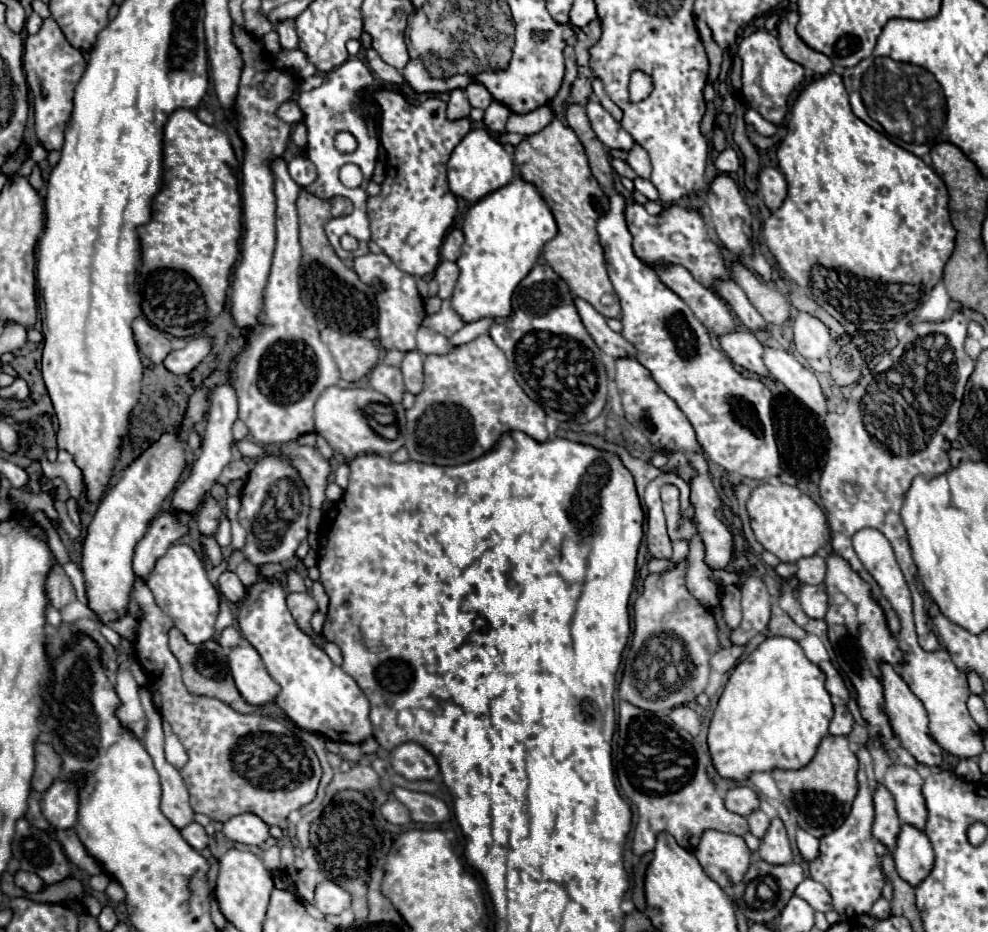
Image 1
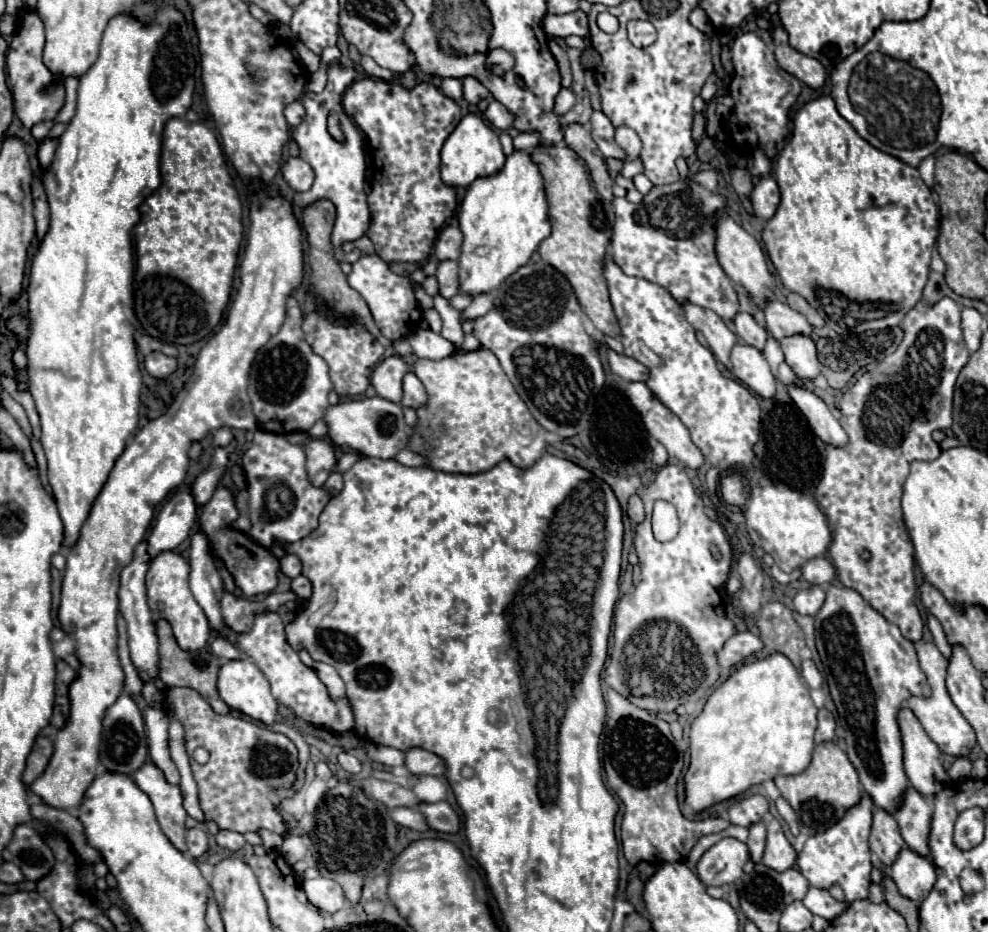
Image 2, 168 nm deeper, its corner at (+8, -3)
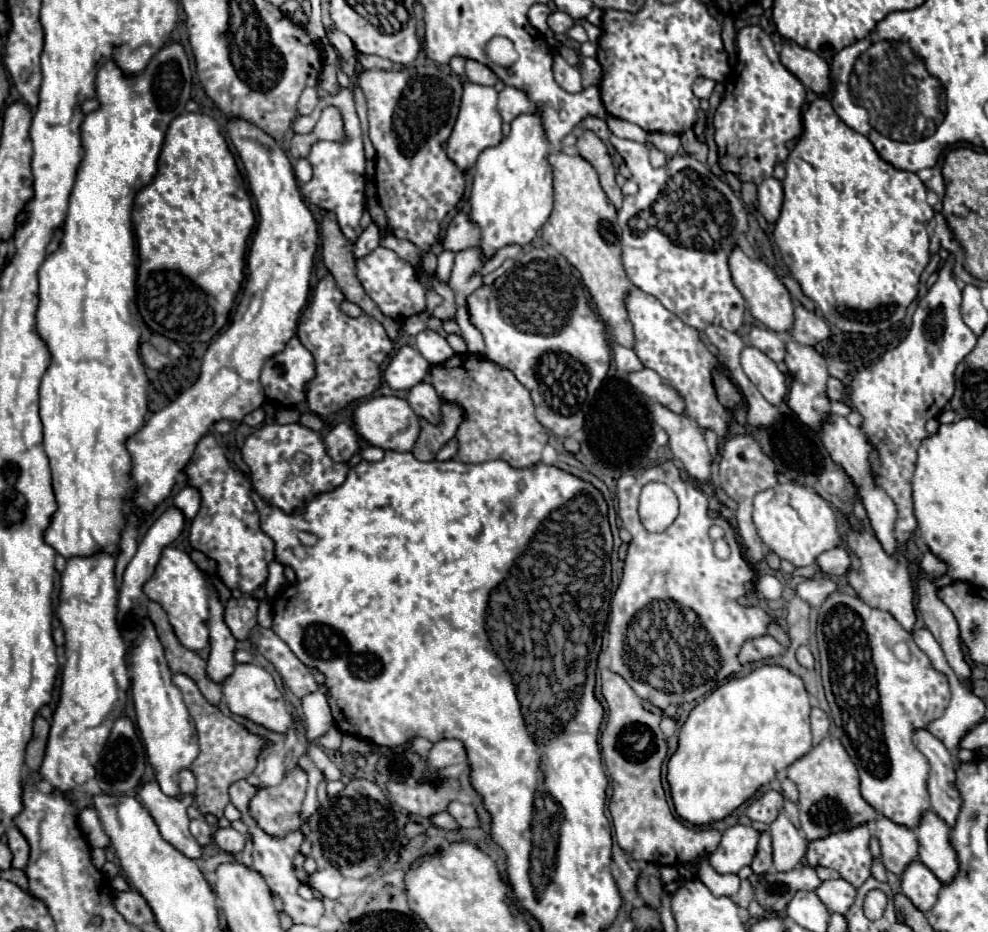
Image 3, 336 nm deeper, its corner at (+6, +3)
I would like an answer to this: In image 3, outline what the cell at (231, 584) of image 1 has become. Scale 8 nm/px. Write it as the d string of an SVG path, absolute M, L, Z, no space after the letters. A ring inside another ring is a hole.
M231 597L225 605L225 621L235 639L247 639L249 631L257 625L257 597Z

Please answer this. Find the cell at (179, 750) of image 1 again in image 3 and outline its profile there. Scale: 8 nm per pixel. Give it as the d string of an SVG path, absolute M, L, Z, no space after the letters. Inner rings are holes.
M189 769L179 771L179 789L181 789L181 793L193 793L195 791L195 777Z

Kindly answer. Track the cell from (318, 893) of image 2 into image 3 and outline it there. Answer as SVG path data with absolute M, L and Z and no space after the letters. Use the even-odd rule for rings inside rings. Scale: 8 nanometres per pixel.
M335 867L321 869L309 875L309 885L329 899L337 899L341 895L341 881L343 881L343 875Z

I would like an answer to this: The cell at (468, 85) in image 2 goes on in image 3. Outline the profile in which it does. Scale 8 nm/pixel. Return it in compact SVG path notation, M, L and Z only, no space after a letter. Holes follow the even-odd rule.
M467 61L465 63L465 77L471 83L487 85L487 87L493 87L497 83L497 77L493 75L493 71L485 65L479 65L477 61Z

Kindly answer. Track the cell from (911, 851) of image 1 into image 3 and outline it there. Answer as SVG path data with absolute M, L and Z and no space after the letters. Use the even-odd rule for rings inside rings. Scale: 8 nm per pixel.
M919 859L911 861L901 875L903 895L907 895L911 903L921 911L929 911L933 907L939 889L941 889L941 881Z

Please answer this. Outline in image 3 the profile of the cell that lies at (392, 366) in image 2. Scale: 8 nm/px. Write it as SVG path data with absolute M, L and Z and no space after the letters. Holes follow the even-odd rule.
M403 345L383 371L383 379L393 391L407 391L411 385L417 385L425 379L427 369L429 361L425 361L417 349Z

